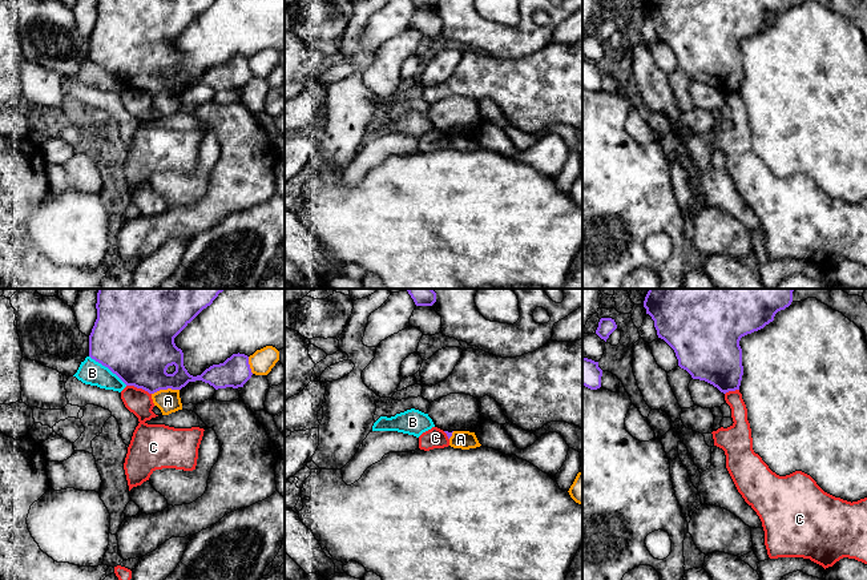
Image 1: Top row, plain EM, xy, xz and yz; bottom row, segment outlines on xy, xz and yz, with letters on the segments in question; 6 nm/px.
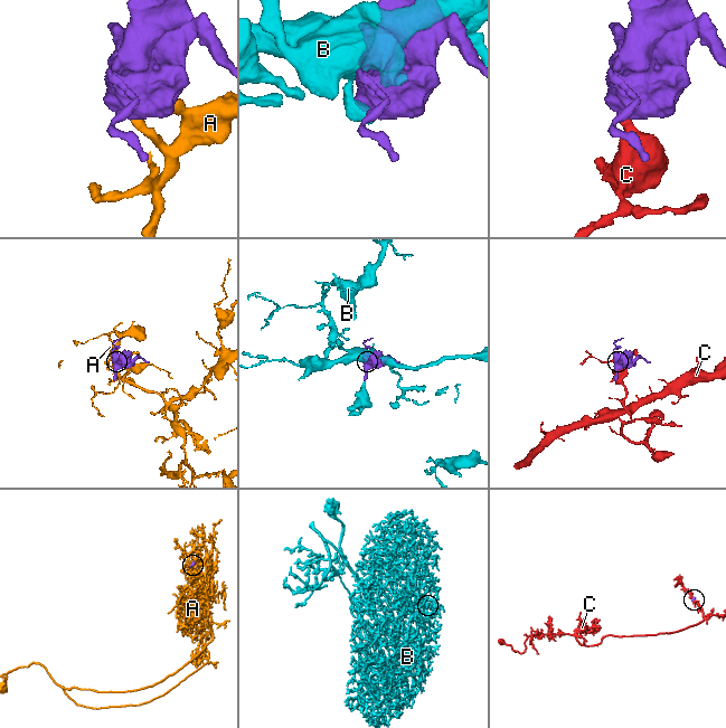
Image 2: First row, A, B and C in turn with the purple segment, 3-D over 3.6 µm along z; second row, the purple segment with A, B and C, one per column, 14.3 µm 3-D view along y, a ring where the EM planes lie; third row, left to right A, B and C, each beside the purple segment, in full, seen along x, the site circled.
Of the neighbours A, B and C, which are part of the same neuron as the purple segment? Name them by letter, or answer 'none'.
none

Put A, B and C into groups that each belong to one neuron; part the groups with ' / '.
A / B / C

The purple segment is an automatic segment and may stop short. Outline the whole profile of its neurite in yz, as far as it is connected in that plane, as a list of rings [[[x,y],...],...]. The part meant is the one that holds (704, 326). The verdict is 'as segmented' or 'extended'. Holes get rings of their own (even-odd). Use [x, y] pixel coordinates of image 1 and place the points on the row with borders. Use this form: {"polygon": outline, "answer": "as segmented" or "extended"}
{"polygon": [[[649,289],[644,307],[654,321],[658,338],[674,350],[678,366],[693,379],[705,380],[726,394],[739,390],[741,386],[743,375],[741,338],[773,322],[778,311],[791,305],[793,291],[794,289]]], "answer": "as segmented"}

